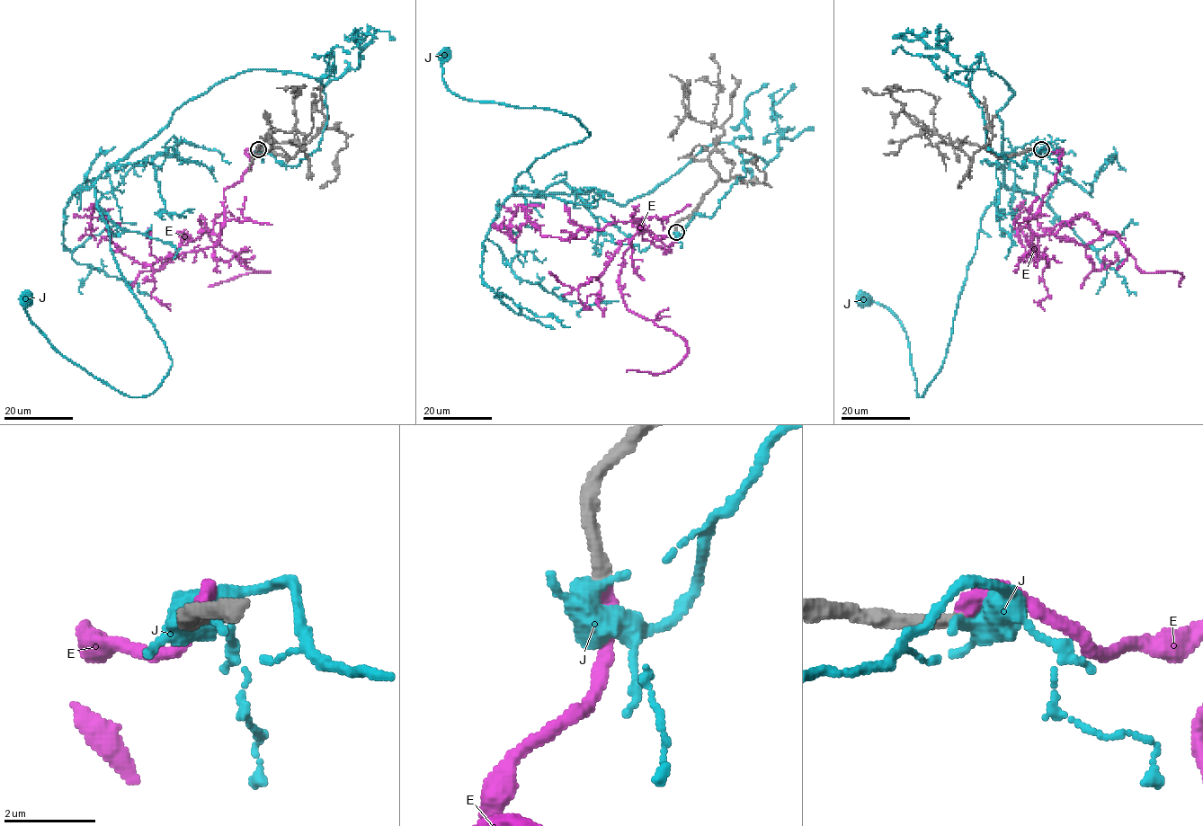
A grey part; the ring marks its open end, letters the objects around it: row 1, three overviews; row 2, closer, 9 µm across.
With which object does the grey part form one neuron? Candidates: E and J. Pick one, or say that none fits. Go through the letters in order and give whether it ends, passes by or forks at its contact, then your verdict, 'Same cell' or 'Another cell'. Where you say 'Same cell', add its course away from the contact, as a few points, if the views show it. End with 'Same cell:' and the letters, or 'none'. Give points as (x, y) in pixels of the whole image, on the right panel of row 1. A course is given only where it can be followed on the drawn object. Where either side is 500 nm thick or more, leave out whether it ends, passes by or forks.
E: It ends there. Same cell. Its course: (1041, 149), (1062, 155), (1028, 223), (1034, 233), (1085, 216), (1114, 233), (1142, 271), (1182, 275), (1179, 287)
J: It passes by. Another cell
Same cell: E

